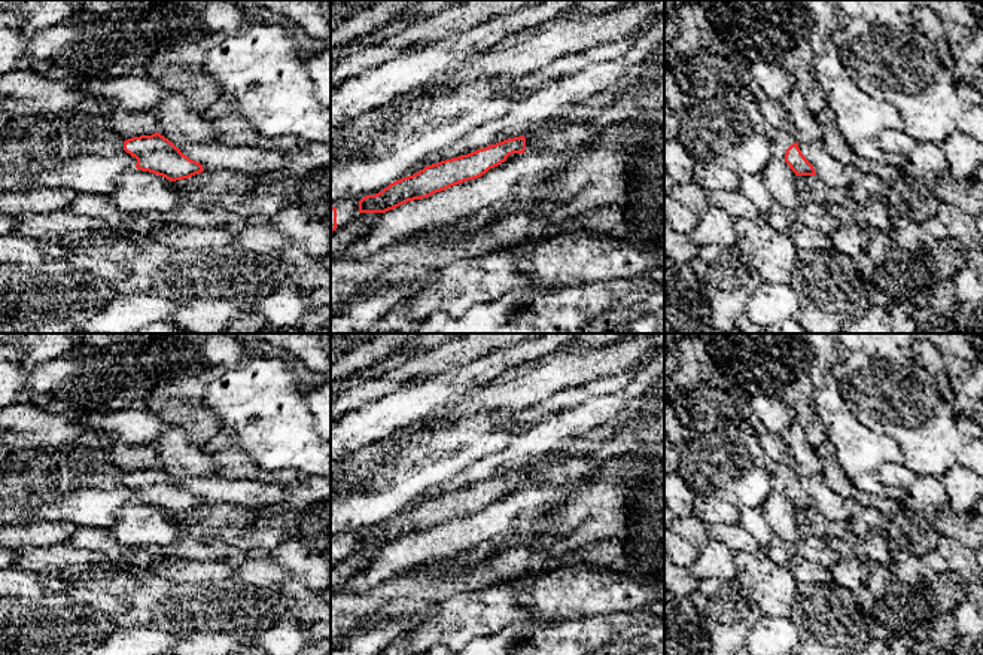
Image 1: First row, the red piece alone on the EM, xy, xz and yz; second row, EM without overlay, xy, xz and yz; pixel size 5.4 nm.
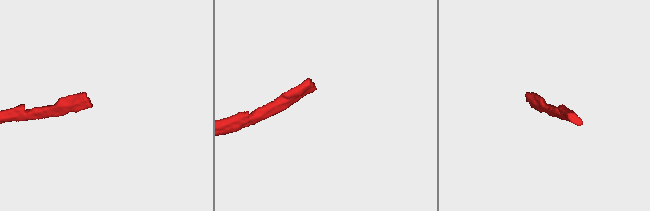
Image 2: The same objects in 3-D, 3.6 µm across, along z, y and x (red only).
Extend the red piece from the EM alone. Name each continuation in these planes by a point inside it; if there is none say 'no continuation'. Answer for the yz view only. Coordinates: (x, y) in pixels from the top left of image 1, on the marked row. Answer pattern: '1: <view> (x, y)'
1: yz (781, 139)

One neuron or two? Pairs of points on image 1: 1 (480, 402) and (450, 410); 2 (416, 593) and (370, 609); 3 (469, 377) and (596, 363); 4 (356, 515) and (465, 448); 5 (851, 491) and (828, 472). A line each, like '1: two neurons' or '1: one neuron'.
1: one neuron
2: one neuron
3: two neurons
4: one neuron
5: one neuron

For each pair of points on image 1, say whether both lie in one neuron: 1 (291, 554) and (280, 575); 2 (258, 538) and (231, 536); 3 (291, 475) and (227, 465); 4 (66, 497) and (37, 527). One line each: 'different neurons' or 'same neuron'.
1: different neurons
2: same neuron
3: same neuron
4: different neurons

